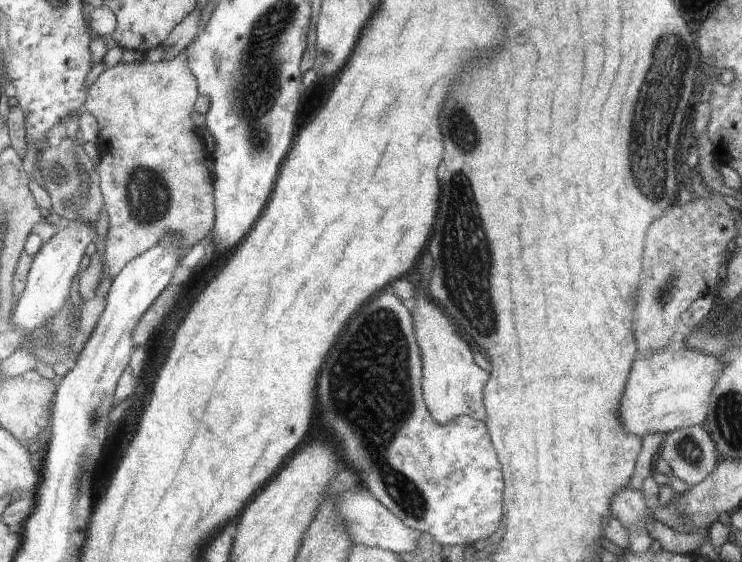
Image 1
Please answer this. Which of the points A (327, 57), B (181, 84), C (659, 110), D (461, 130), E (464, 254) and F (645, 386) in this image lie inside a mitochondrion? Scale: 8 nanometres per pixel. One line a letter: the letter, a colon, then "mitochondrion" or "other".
A: mitochondrion
B: other
C: mitochondrion
D: mitochondrion
E: mitochondrion
F: other

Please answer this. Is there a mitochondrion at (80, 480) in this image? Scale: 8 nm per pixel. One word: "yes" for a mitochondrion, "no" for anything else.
yes

